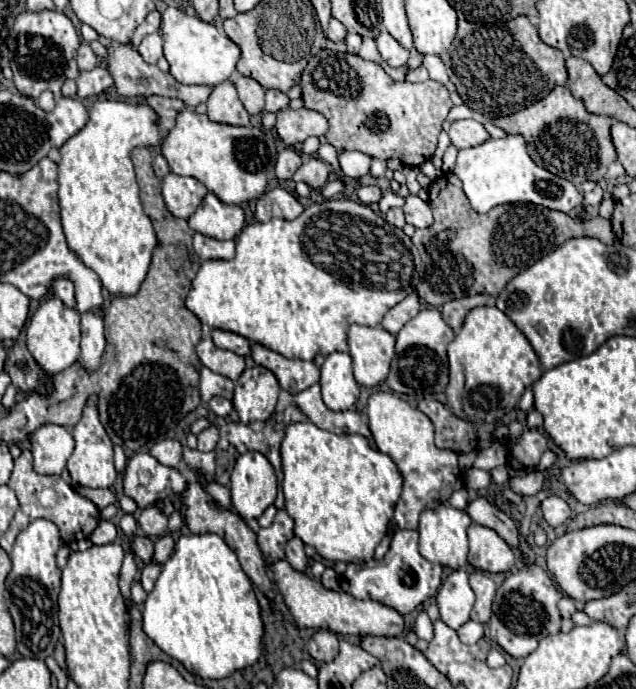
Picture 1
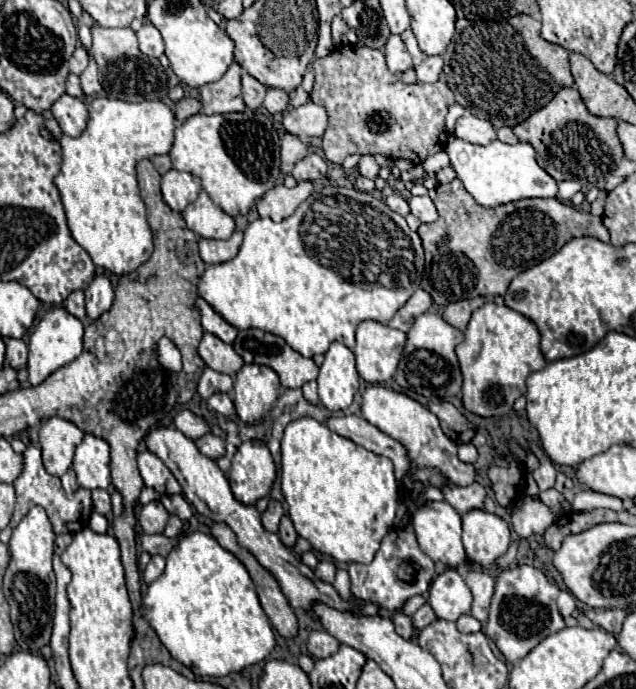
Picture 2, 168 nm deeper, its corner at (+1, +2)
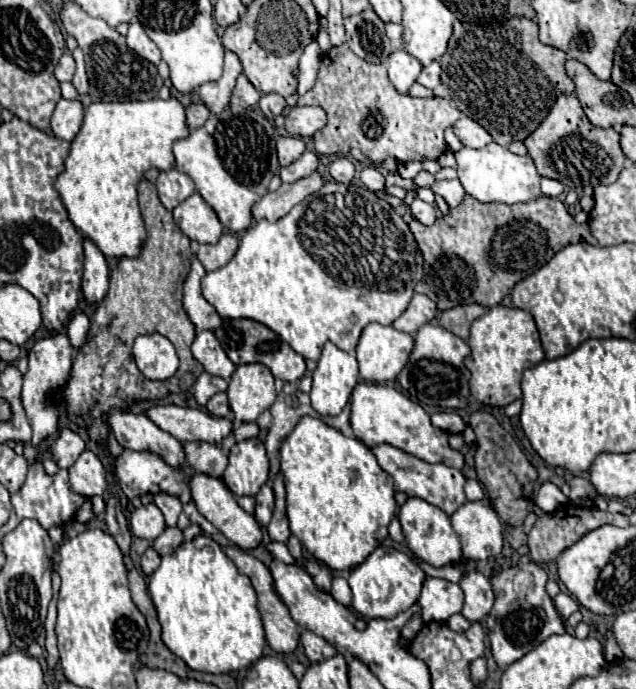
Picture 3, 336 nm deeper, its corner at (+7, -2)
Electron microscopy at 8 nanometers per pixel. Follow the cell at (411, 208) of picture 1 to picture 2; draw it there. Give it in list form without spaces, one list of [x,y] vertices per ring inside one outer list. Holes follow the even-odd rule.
[[[410,197],[408,199],[412,213],[422,221],[422,223],[432,223],[438,219],[438,211],[432,203],[430,197]]]

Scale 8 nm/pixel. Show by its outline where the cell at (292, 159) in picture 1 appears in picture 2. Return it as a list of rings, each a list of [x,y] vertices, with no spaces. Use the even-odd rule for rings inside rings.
[[[286,133],[282,137],[282,167],[280,169],[284,175],[288,175],[292,171],[292,167],[306,155],[308,155],[308,147],[300,137],[290,135],[290,133]]]

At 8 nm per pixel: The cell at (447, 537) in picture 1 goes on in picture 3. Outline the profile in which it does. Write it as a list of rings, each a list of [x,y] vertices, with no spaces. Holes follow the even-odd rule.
[[[410,497],[400,507],[398,519],[400,519],[408,547],[418,559],[422,559],[422,561],[426,561],[428,565],[434,565],[434,567],[444,567],[444,565],[450,565],[450,563],[458,563],[462,559],[460,541],[458,541],[458,537],[456,537],[456,533],[450,525],[450,517],[444,511],[440,511],[440,507],[430,505],[428,501],[418,499],[418,497]]]

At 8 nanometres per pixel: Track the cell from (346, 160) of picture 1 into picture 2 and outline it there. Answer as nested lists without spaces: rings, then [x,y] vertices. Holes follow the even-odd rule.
[[[364,155],[362,161],[358,163],[358,171],[360,171],[364,177],[368,177],[368,179],[376,179],[378,173],[380,173],[380,165],[374,161],[374,157]]]

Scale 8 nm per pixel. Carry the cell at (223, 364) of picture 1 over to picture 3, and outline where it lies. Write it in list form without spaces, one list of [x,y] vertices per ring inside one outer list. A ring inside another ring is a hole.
[[[202,331],[196,335],[196,339],[192,343],[192,355],[196,361],[202,363],[206,373],[222,377],[226,381],[236,371],[236,365],[228,359],[228,355],[220,347],[220,343],[212,331]]]

